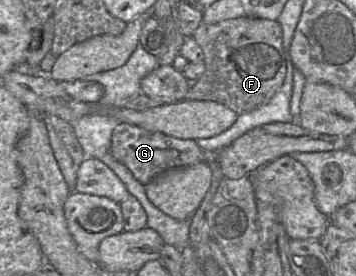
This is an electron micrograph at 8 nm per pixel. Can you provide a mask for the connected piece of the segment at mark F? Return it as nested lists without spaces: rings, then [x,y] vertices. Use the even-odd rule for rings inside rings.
[[[239,17],[214,24],[201,22],[192,37],[202,49],[205,71],[197,81],[191,82],[184,100],[214,101],[227,106],[239,115],[266,104],[281,87],[287,63],[283,51],[282,29],[277,21]]]

